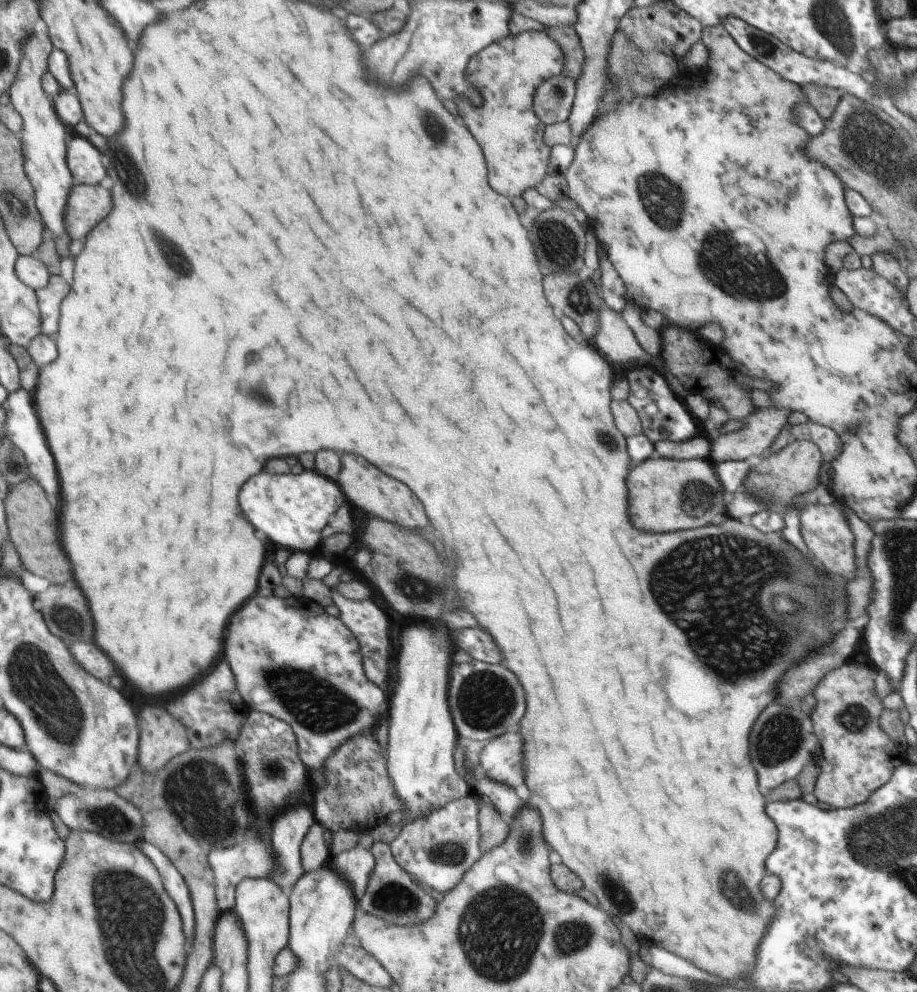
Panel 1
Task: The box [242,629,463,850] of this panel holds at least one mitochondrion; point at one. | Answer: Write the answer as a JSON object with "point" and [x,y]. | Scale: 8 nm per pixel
{"point":[297,691]}

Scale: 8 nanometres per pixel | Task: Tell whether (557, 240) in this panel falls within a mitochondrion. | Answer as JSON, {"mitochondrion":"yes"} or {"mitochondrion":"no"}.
{"mitochondrion":"yes"}

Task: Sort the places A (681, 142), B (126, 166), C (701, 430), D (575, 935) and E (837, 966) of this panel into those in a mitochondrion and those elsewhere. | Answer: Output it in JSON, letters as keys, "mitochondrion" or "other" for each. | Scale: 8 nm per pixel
{"A":"other","B":"mitochondrion","C":"other","D":"mitochondrion","E":"other"}

